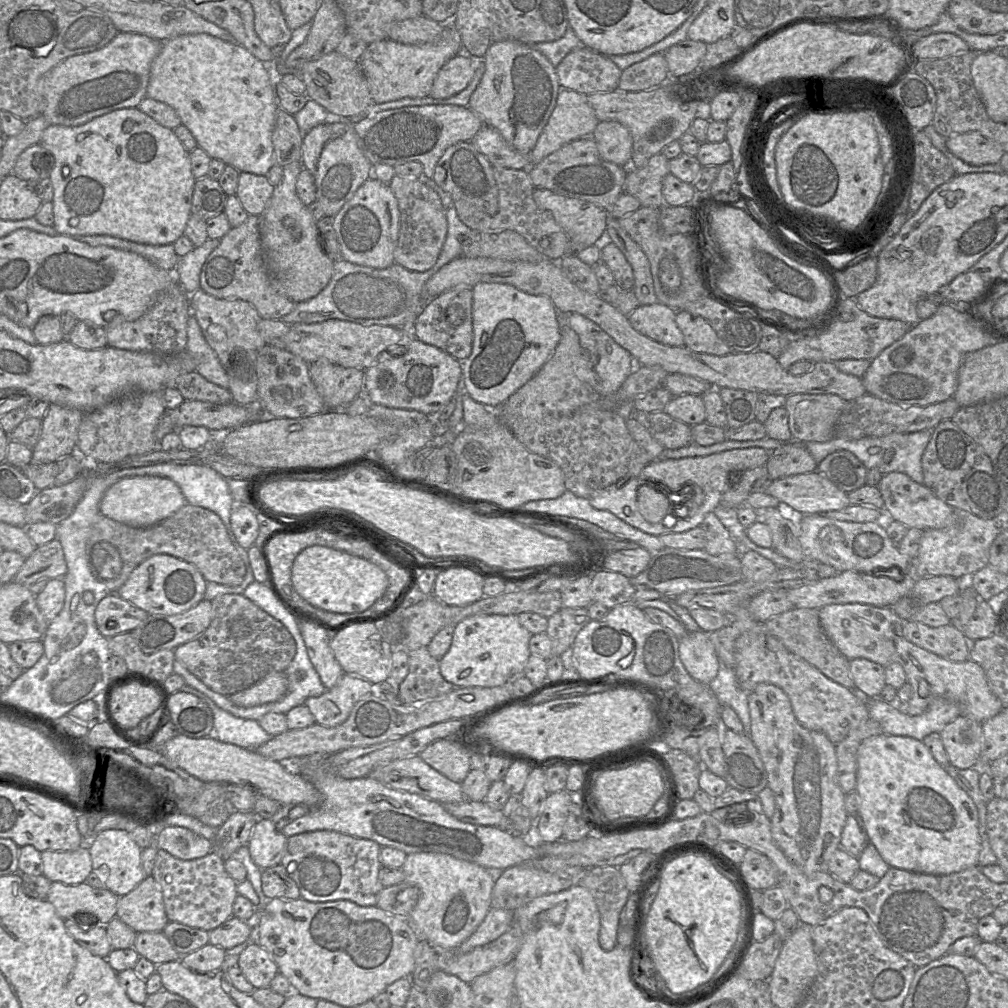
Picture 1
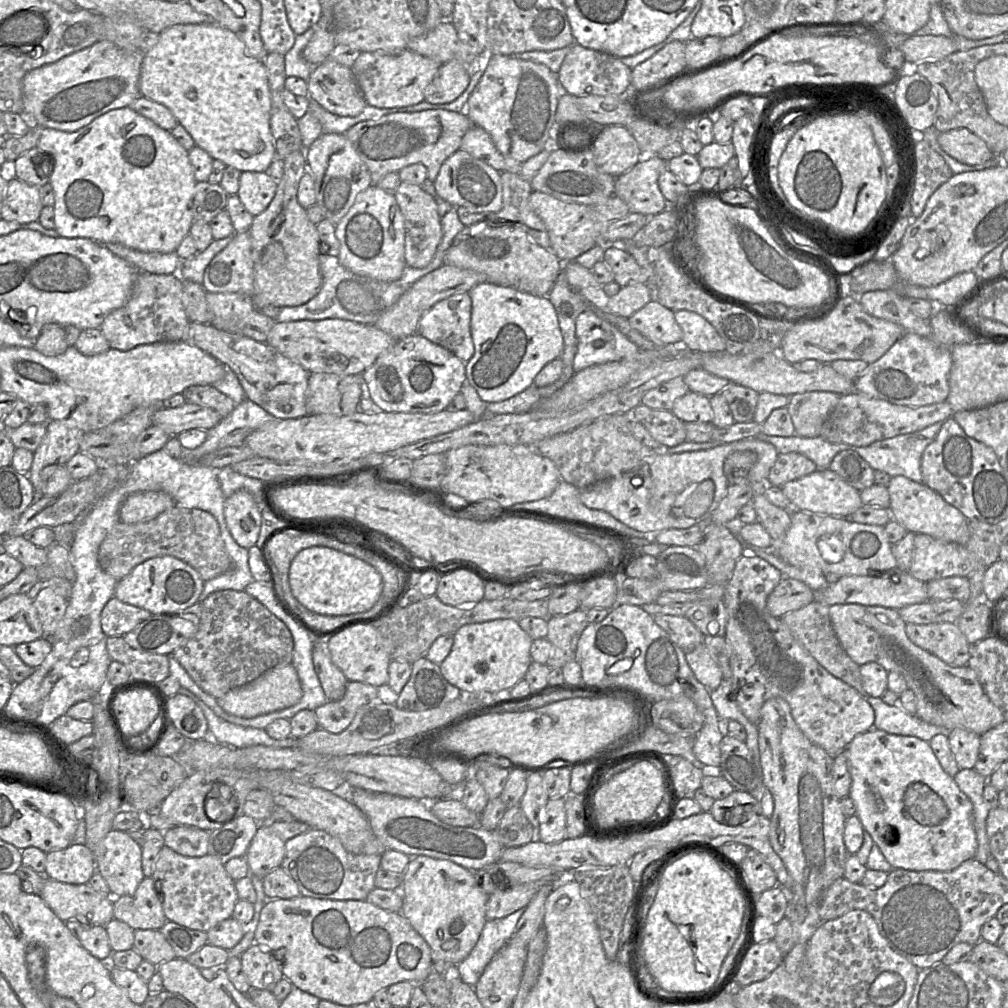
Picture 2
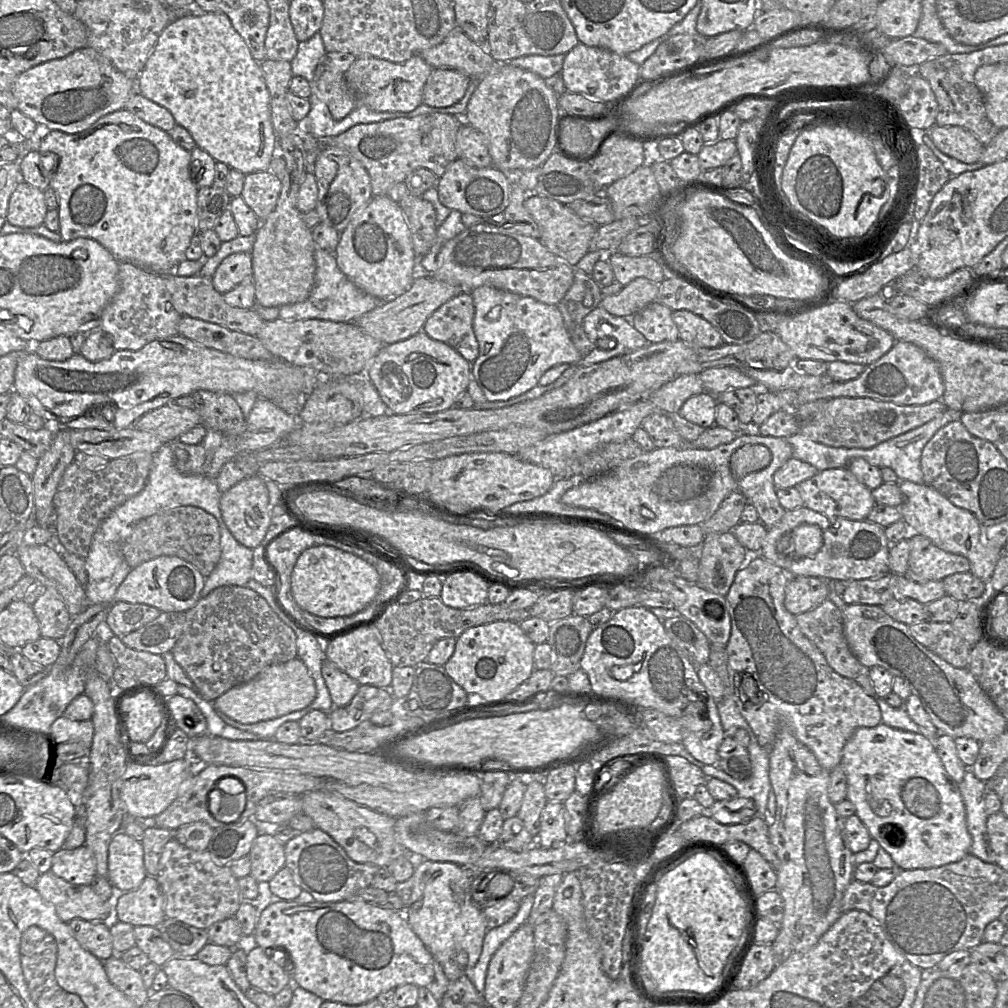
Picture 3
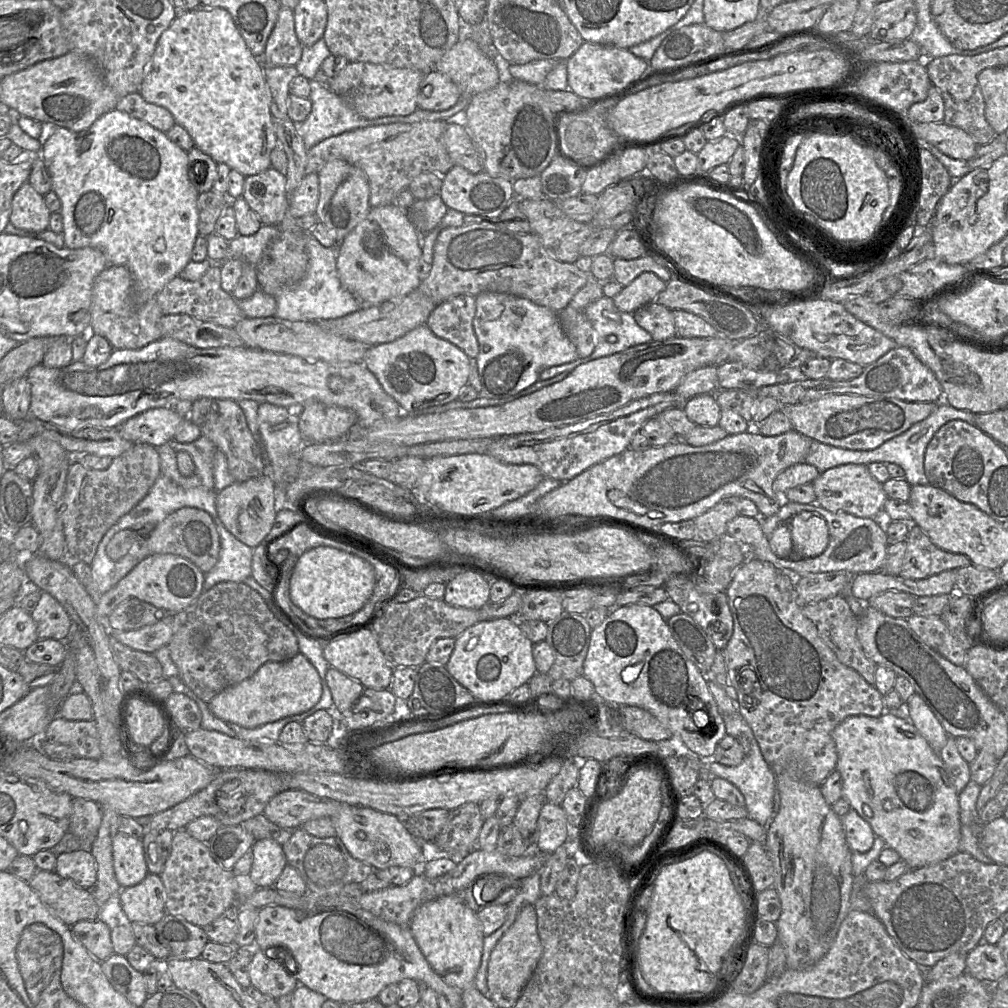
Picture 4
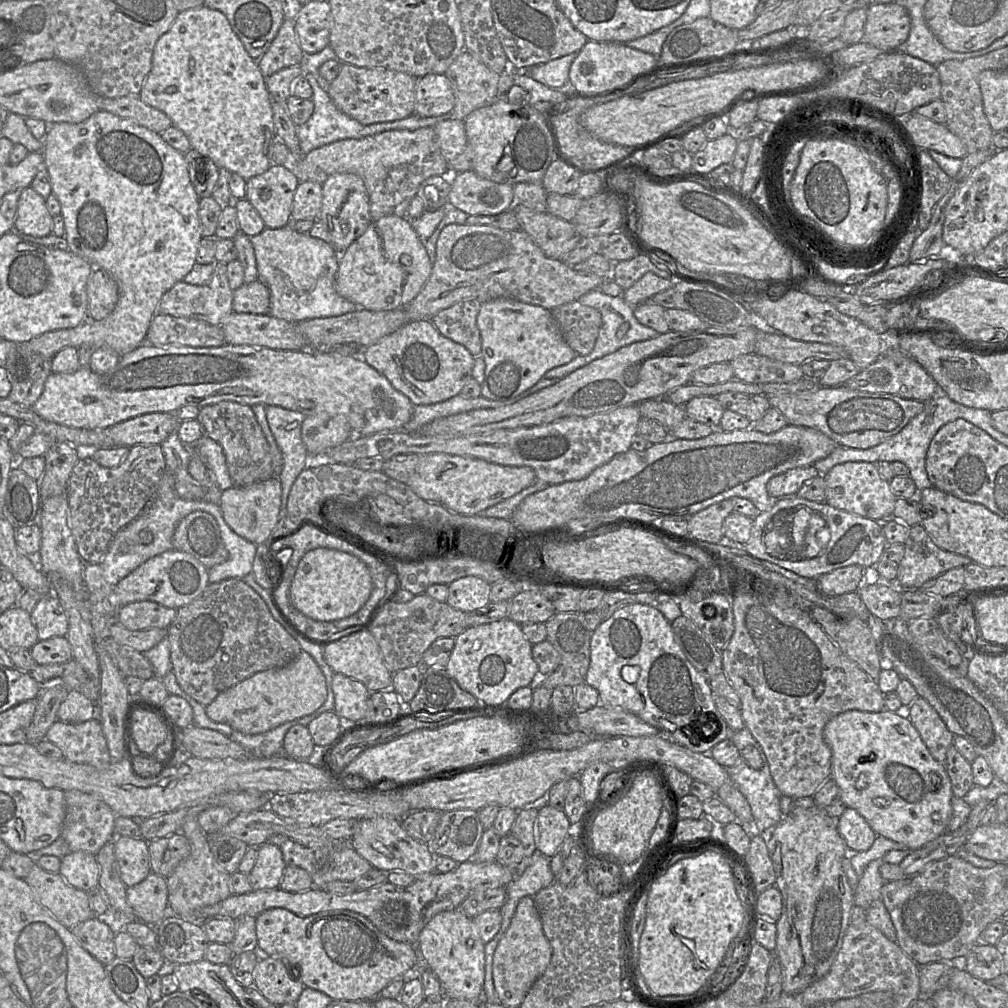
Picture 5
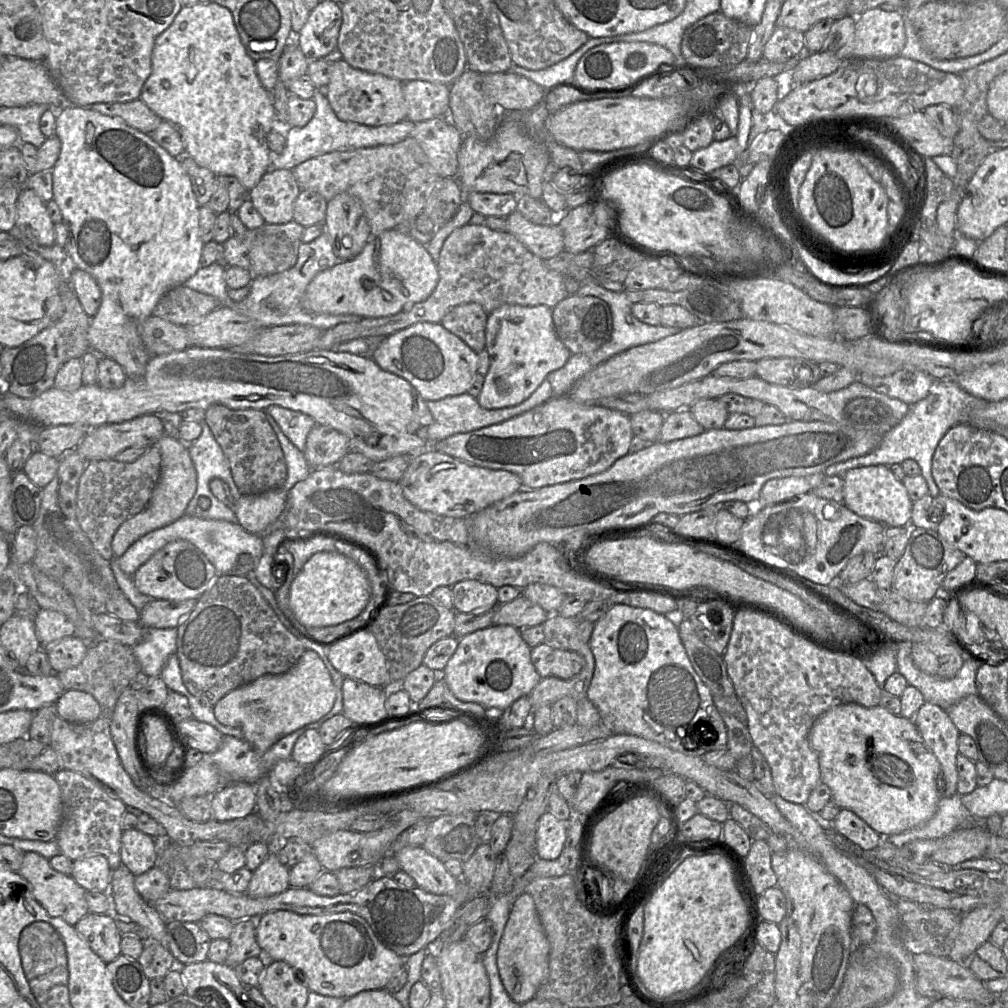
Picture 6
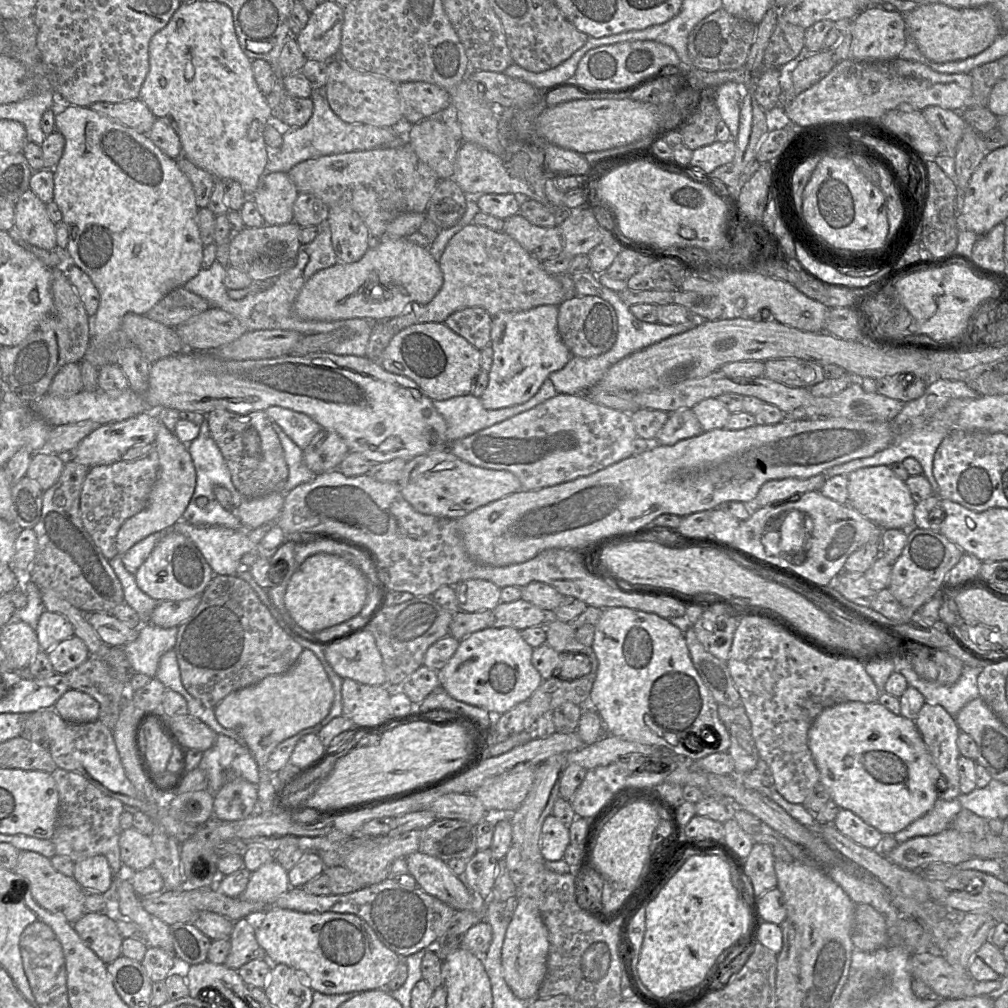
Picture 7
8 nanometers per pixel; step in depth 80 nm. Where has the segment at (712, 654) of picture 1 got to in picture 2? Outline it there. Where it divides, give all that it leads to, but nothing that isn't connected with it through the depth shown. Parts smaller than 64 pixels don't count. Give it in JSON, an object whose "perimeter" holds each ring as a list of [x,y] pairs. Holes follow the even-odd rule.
{"perimeter":[[[705,645],[686,652],[685,657],[697,680],[709,691],[715,690],[720,685],[723,679],[722,671]]]}

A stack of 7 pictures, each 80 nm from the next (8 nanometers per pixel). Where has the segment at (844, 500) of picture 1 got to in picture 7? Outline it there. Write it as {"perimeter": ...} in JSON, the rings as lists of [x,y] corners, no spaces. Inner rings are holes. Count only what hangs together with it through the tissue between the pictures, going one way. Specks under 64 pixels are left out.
{"perimeter":[[[878,465],[857,469],[848,477],[848,505],[881,529],[908,530],[914,525],[913,500],[905,481],[890,466]]]}

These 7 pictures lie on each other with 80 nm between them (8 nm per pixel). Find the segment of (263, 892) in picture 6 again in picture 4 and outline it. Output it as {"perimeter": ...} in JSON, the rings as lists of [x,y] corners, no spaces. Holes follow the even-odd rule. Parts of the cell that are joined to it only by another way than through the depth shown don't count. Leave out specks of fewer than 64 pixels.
{"perimeter":[[[273,838],[256,840],[252,849],[250,877],[258,888],[274,887],[287,866],[283,847]]]}

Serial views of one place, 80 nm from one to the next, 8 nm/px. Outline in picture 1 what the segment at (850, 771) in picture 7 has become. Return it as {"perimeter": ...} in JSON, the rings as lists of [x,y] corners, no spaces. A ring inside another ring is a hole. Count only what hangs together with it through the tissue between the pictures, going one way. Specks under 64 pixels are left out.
{"perimeter":[[[885,733],[865,739],[860,744],[857,751],[855,791],[860,798],[860,806],[857,816],[867,835],[868,841],[876,847],[883,860],[890,867],[930,875],[948,875],[963,871],[970,867],[978,866],[978,859],[981,851],[981,837],[979,834],[979,818],[977,808],[971,797],[959,787],[946,769],[934,759],[932,753],[922,741],[911,737],[894,736]]]}

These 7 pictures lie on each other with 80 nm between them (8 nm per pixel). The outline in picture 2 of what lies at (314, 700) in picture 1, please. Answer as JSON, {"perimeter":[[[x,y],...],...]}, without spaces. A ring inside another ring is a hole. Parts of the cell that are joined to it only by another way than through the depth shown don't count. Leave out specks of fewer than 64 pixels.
{"perimeter":[[[348,681],[342,699],[328,701],[315,710],[320,729],[331,733],[344,731],[353,721],[357,711],[377,699],[377,687],[367,683]]]}

